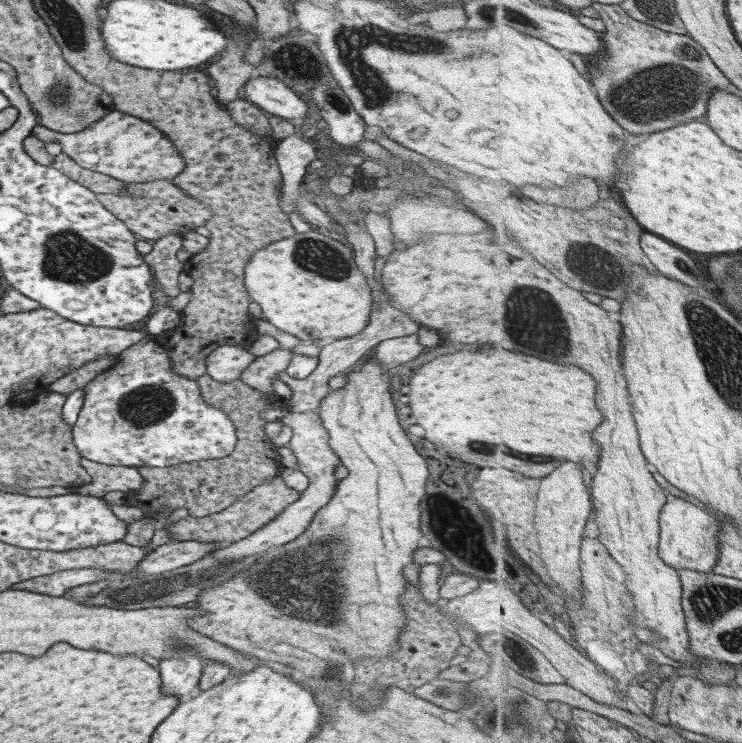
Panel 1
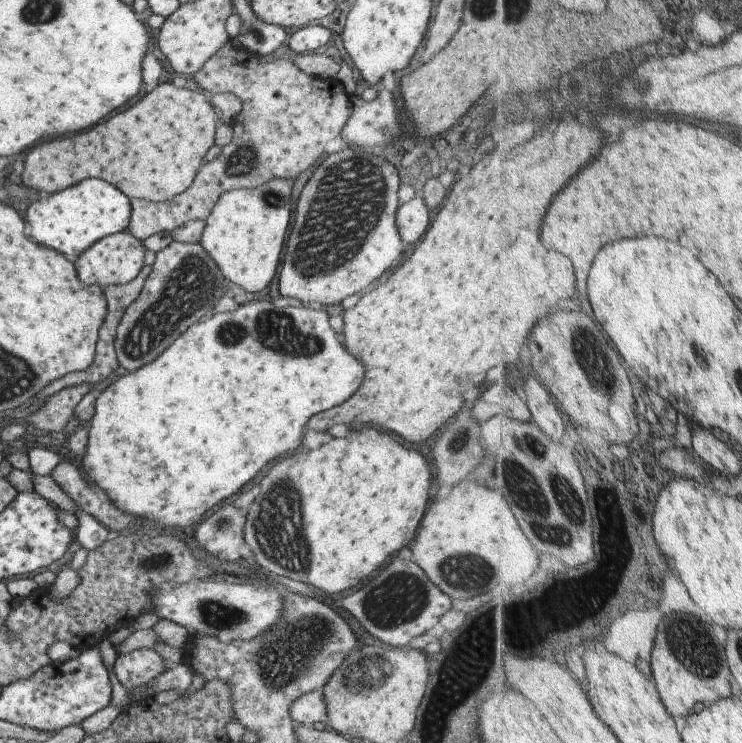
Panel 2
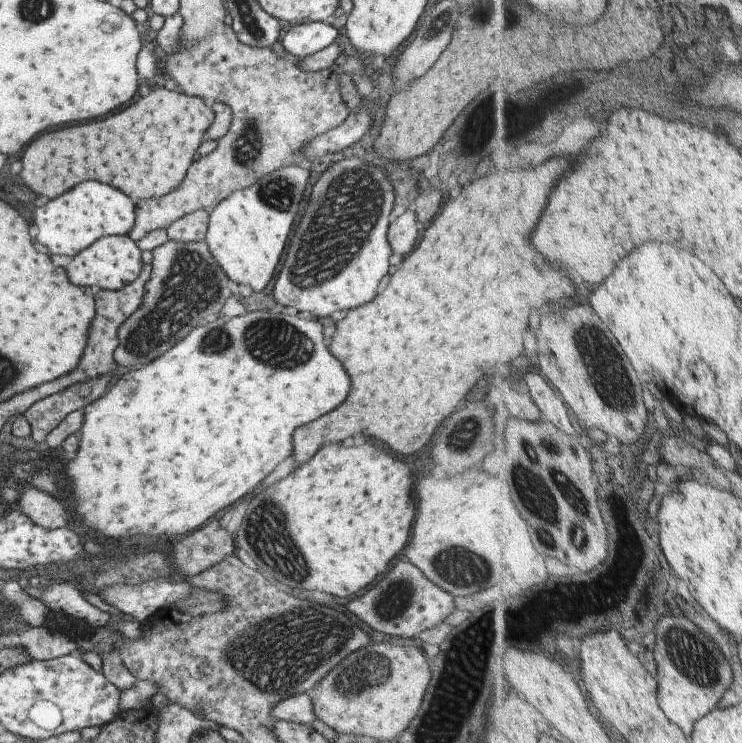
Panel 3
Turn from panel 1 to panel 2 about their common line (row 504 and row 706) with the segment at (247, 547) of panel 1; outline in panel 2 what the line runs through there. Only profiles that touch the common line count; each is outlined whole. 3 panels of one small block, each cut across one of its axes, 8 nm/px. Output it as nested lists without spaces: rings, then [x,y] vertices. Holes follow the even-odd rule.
[[[321,689],[307,693],[297,698],[289,708],[289,718],[293,724],[311,726],[314,722],[326,723],[327,706],[323,704]]]

